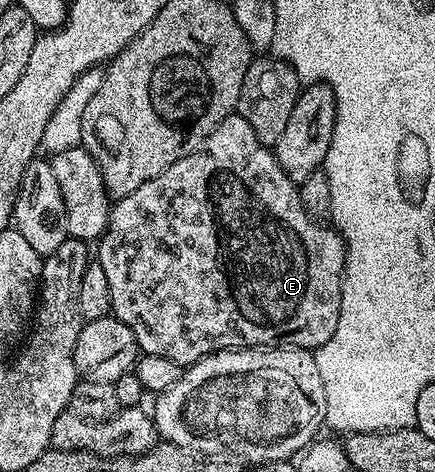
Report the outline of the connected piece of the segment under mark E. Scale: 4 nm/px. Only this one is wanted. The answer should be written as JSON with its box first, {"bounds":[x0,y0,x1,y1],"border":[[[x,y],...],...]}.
{"bounds":[98,114,344,366],"border":[[[239,114],[227,116],[222,123],[206,138],[204,146],[174,162],[158,178],[138,186],[134,194],[126,194],[126,198],[115,201],[108,213],[108,228],[98,241],[100,256],[98,262],[106,274],[106,282],[110,282],[111,315],[120,312],[116,319],[124,316],[121,322],[128,320],[126,326],[134,330],[136,347],[143,355],[158,354],[158,358],[170,358],[170,362],[178,362],[181,366],[196,364],[215,352],[226,352],[237,348],[267,348],[269,346],[291,346],[315,350],[321,348],[334,334],[338,326],[340,313],[340,295],[342,294],[342,278],[344,277],[344,239],[335,227],[324,222],[315,222],[307,210],[303,208],[300,189],[297,184],[278,166],[276,153],[269,145],[263,144],[254,134],[250,122]]]}

